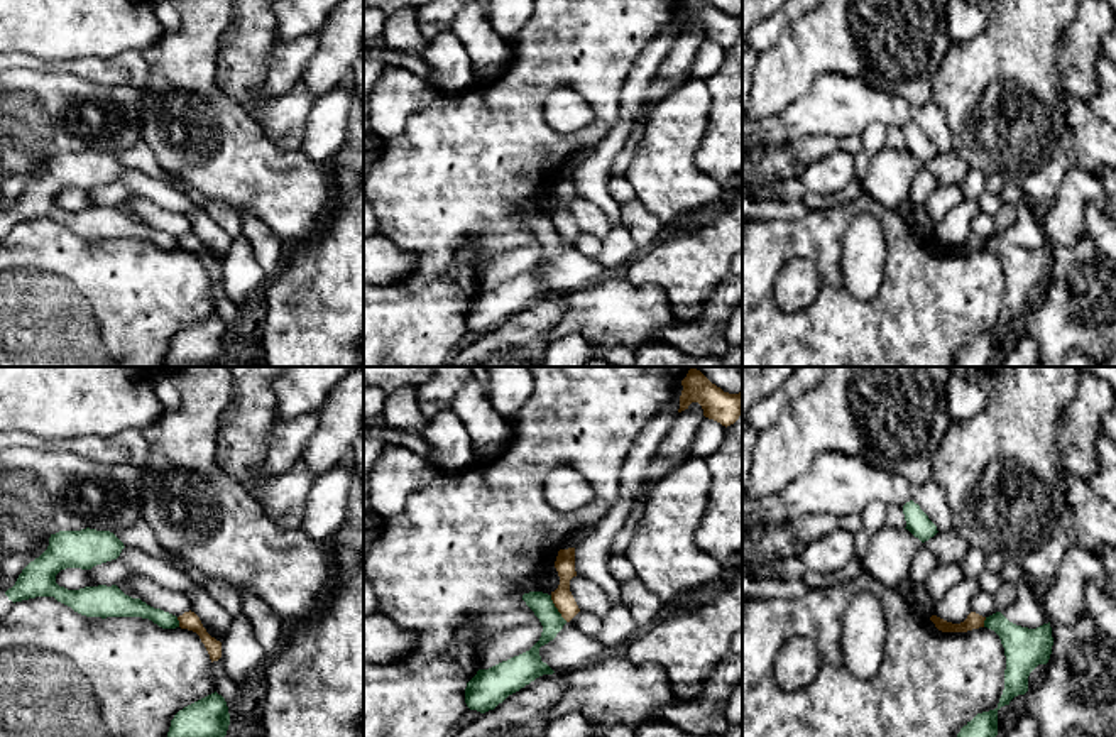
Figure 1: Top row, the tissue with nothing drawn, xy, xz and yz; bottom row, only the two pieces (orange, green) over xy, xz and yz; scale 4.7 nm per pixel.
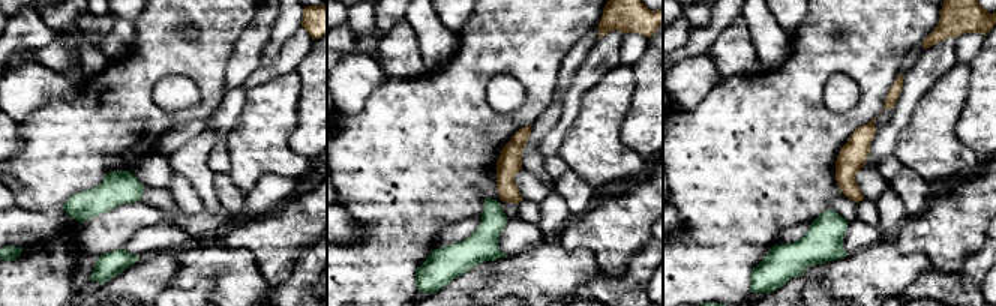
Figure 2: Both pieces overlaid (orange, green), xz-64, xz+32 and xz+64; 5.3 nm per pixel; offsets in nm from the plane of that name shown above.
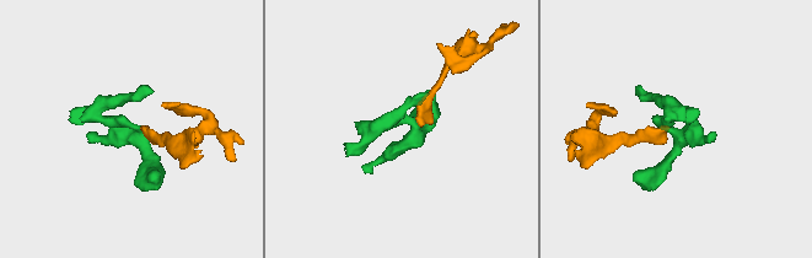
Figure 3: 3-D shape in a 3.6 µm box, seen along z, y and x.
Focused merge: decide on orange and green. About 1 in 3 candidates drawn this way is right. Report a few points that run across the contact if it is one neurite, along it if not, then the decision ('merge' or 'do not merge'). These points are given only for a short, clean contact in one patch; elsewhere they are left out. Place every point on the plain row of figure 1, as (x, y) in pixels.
line xz (562, 218), (557, 229), (545, 229), (541, 225); merge

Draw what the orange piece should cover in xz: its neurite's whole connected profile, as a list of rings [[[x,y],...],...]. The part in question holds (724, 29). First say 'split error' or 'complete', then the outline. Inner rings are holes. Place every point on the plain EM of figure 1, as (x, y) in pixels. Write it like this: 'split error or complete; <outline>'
complete; [[[683,0],[678,34],[688,30],[692,24],[698,24],[703,37],[720,44],[734,46],[742,35],[742,14],[729,15],[712,5],[708,0]]]

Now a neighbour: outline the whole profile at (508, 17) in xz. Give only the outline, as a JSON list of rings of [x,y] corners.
[[[489,0],[487,20],[506,41],[514,39],[534,12],[533,0]]]

